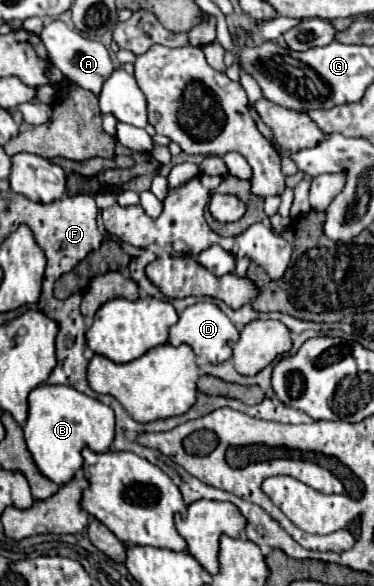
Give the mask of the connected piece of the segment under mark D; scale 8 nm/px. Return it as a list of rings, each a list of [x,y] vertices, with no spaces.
[[[201,301],[195,305],[189,305],[181,315],[179,321],[169,329],[169,343],[171,345],[181,345],[187,343],[195,355],[203,355],[209,363],[217,365],[227,359],[231,359],[231,343],[239,339],[239,331],[235,325],[229,321],[229,317],[211,301]]]

